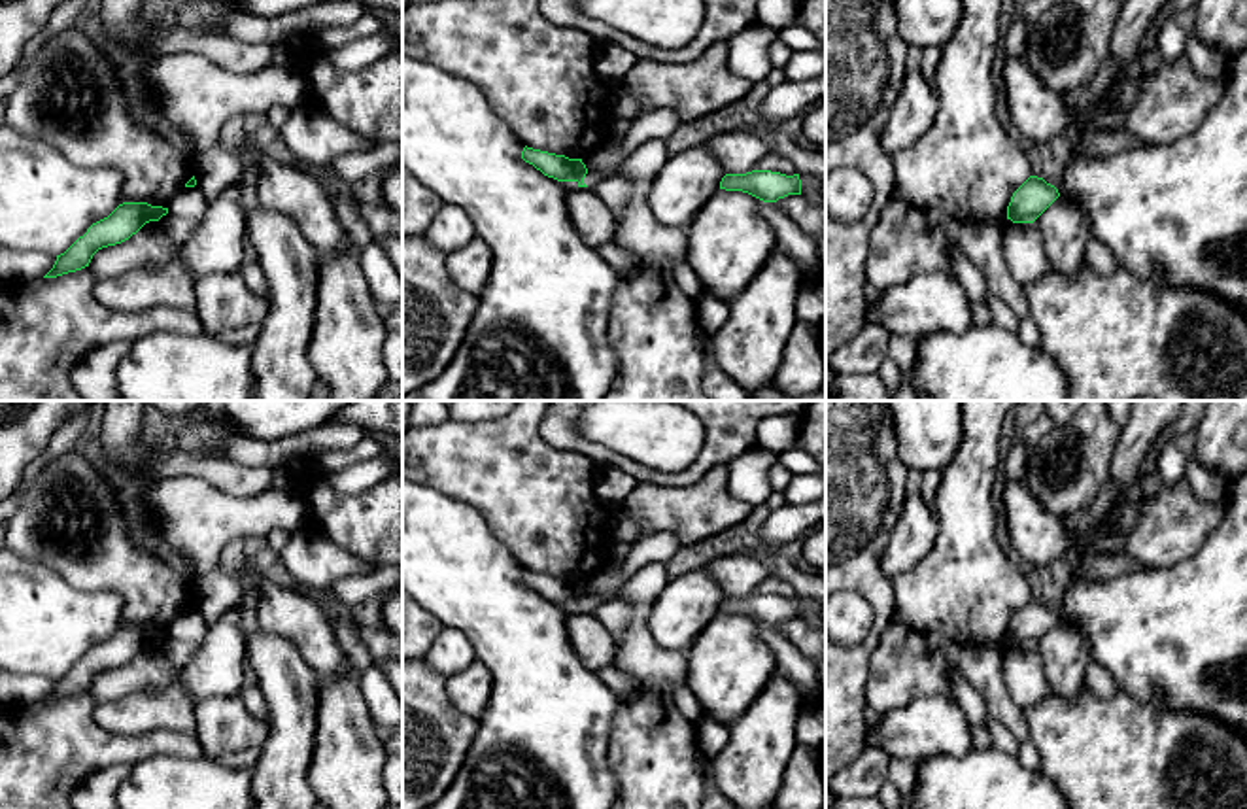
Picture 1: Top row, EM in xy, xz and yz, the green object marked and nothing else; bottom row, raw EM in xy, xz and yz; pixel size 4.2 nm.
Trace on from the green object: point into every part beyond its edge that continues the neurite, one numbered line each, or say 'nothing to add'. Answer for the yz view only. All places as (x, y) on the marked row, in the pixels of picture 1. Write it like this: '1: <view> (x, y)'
nothing to add

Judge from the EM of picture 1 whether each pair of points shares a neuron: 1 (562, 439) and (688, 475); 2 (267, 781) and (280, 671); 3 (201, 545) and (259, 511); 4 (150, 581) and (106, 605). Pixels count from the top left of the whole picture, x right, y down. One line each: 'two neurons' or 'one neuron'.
1: one neuron
2: one neuron
3: one neuron
4: two neurons

